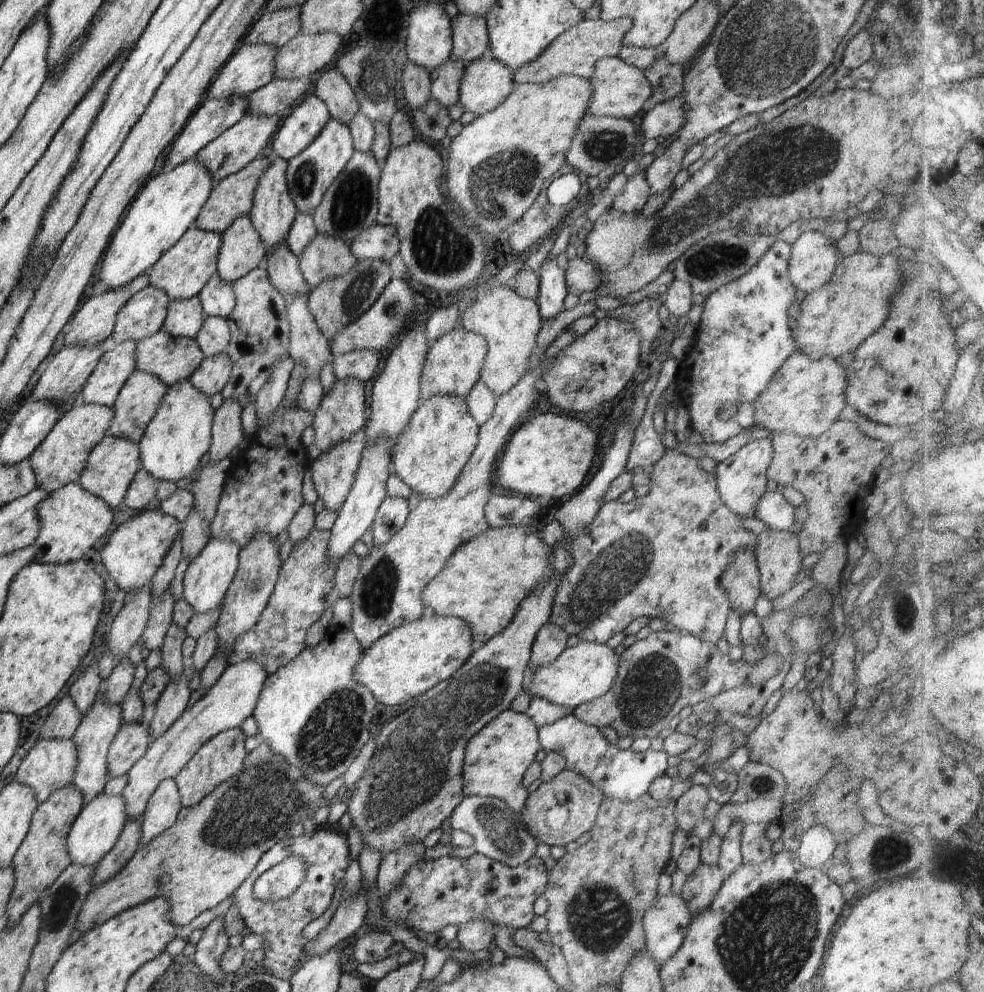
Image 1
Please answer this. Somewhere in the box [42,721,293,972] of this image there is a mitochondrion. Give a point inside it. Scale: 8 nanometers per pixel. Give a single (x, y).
(60, 907)

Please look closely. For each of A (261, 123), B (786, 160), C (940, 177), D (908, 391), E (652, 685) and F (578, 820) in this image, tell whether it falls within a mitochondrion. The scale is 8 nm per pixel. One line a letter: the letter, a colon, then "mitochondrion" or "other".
A: other
B: mitochondrion
C: other
D: other
E: mitochondrion
F: other

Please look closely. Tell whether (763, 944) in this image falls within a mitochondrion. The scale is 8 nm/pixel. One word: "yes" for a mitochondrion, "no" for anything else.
yes

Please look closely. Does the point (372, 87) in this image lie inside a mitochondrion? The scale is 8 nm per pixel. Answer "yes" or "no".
yes

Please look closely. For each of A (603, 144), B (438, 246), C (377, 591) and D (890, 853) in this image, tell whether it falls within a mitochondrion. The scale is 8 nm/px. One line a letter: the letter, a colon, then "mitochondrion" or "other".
A: mitochondrion
B: mitochondrion
C: mitochondrion
D: mitochondrion

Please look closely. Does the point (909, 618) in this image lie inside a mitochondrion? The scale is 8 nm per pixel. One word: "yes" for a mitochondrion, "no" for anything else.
yes

